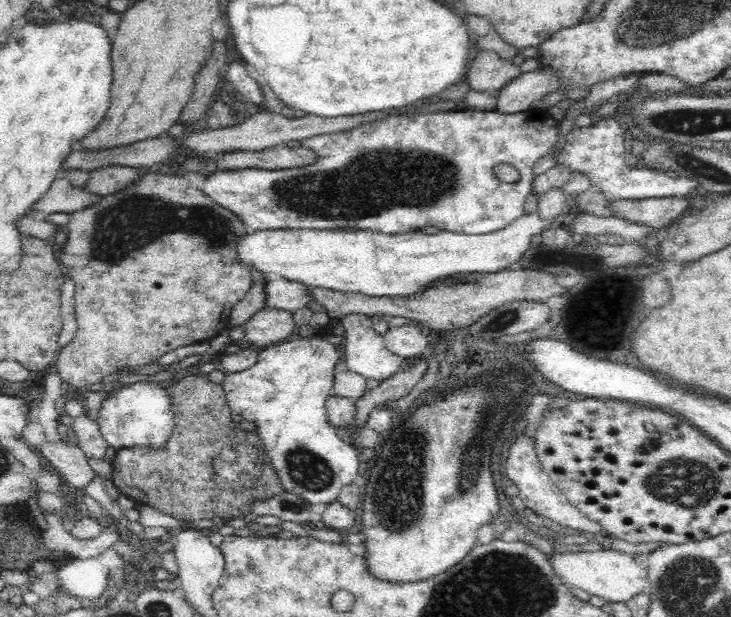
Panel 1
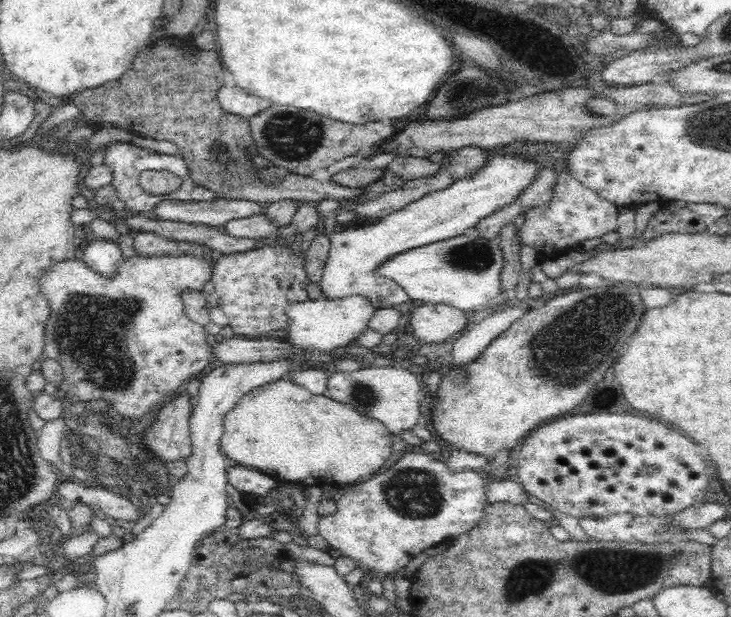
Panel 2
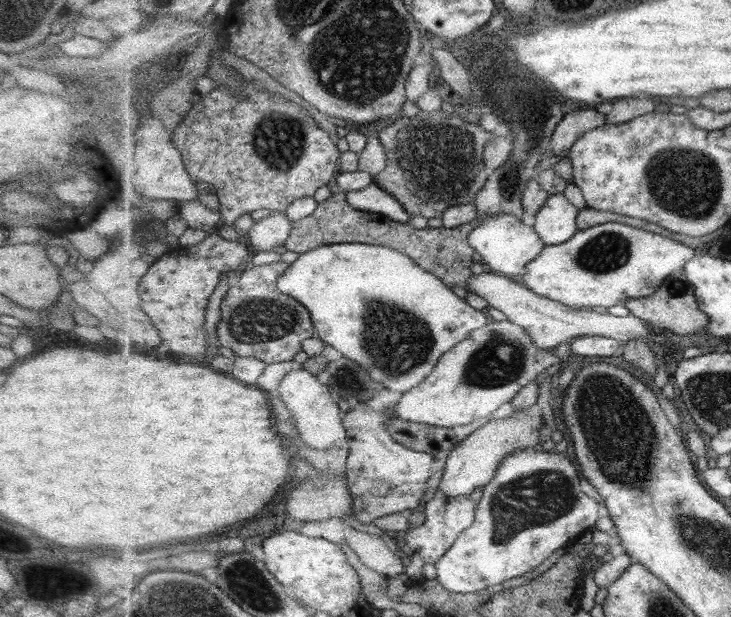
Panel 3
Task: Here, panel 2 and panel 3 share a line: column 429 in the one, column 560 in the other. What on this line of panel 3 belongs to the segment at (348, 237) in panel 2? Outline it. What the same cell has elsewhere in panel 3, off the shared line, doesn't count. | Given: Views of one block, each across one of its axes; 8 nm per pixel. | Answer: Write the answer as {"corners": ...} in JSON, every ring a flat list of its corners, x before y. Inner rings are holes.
{"corners":[[563,193,550,195,545,206,532,220,535,230,547,245,559,245,570,241,578,233,576,208]]}

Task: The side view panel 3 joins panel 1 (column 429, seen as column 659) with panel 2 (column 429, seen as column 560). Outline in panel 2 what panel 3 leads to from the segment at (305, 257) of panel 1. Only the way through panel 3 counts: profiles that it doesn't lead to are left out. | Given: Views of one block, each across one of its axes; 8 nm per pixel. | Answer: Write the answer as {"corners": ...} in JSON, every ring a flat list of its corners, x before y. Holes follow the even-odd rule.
{"corners":[[468,232,390,258,379,273,396,280,412,300,444,303,467,313,475,309,486,311,502,295,503,252,498,242,498,238,484,240]]}

